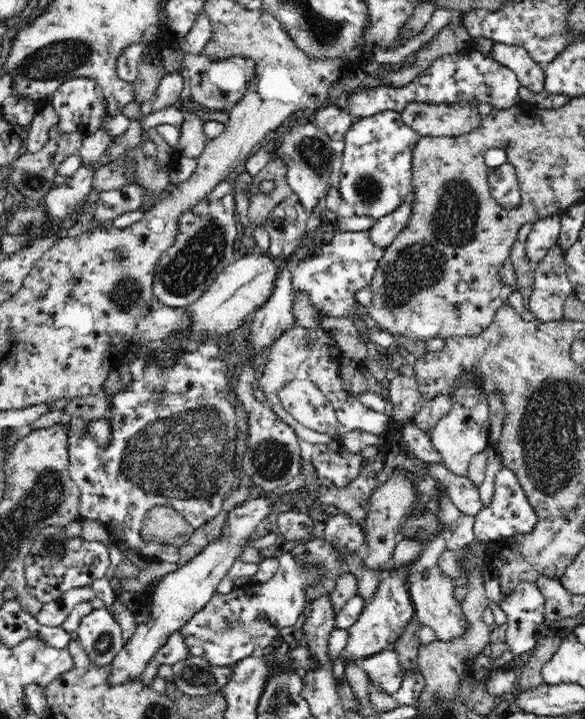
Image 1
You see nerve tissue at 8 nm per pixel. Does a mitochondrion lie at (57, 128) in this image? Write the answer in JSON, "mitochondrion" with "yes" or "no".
{"mitochondrion":"no"}

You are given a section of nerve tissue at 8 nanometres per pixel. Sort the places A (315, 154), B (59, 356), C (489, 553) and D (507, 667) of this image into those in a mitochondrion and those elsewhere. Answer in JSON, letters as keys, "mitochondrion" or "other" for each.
{"A":"mitochondrion","B":"other","C":"other","D":"other"}

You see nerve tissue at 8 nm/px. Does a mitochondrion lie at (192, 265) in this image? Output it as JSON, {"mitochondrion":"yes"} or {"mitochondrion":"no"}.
{"mitochondrion":"yes"}

